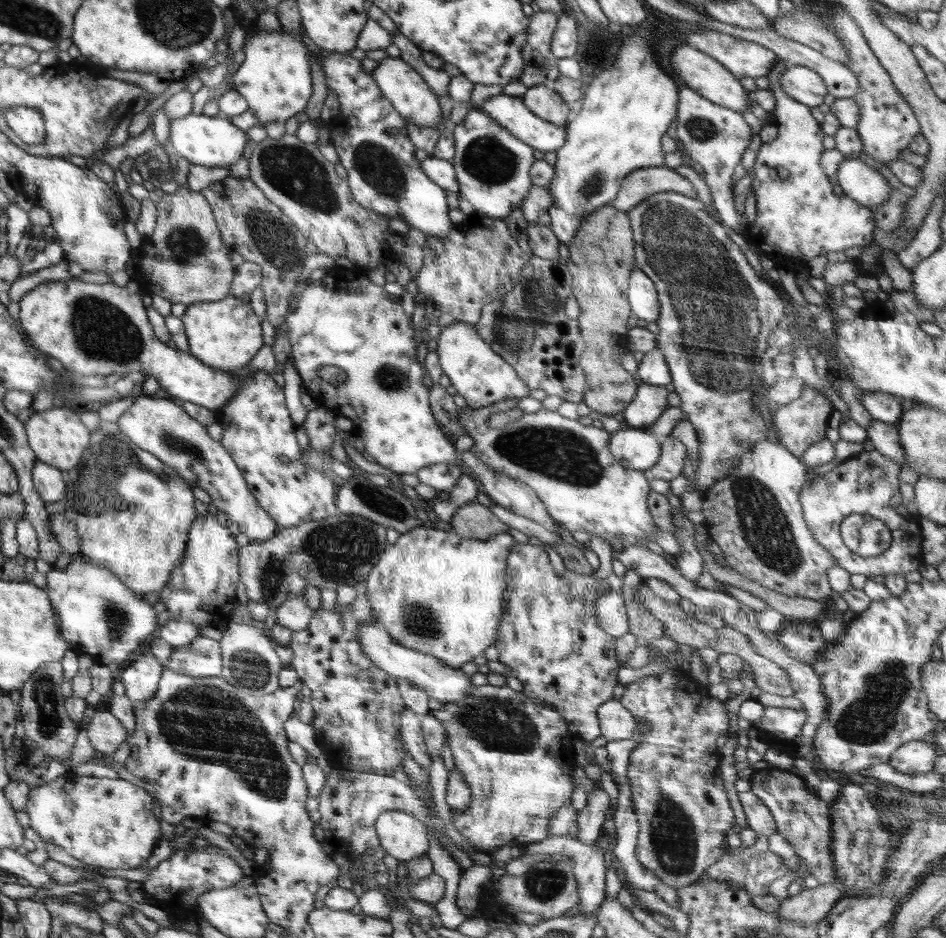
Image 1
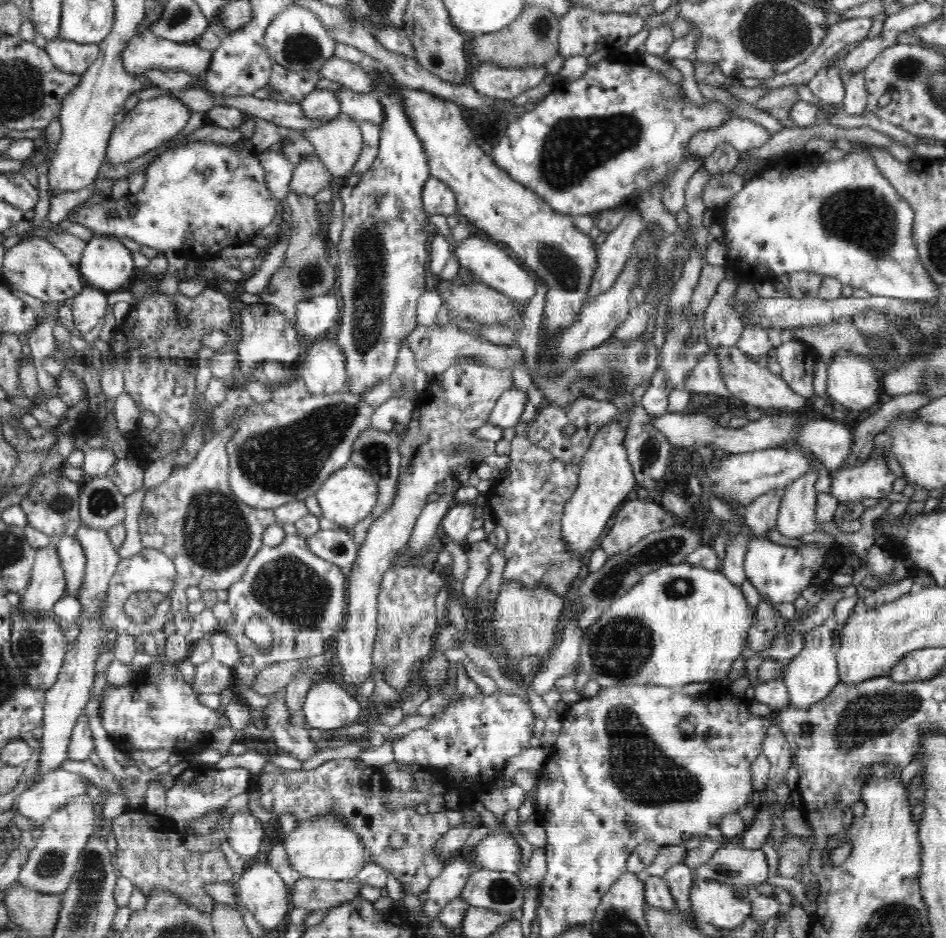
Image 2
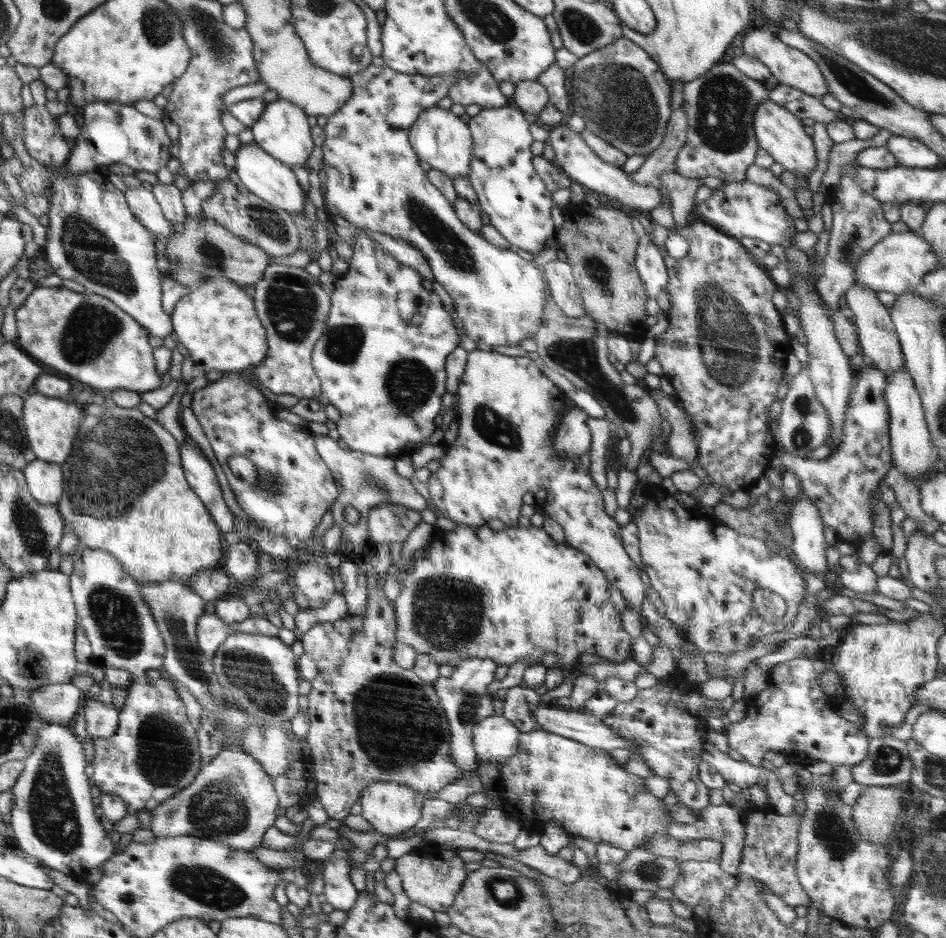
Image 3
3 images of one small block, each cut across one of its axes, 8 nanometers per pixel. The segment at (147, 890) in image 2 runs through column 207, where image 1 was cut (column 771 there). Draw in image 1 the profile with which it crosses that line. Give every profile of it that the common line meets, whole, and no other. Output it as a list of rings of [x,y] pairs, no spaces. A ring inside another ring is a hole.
[[[758,834],[756,843],[750,846],[740,845],[737,848],[728,848],[722,857],[704,871],[704,874],[718,881],[728,881],[744,887],[750,893],[752,905],[760,910],[776,913],[776,910],[780,908],[781,900],[770,893],[770,884],[788,870],[790,868],[782,862],[782,858],[770,852],[768,837]]]

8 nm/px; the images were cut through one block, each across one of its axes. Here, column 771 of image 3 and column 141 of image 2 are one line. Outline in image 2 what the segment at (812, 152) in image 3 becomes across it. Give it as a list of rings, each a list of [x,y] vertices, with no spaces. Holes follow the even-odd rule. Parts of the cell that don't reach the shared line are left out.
[[[160,96],[160,98],[139,102],[113,129],[104,161],[106,163],[127,163],[144,154],[150,154],[154,148],[176,137],[187,125],[190,116],[191,111],[185,106],[185,103],[171,98],[171,96]]]

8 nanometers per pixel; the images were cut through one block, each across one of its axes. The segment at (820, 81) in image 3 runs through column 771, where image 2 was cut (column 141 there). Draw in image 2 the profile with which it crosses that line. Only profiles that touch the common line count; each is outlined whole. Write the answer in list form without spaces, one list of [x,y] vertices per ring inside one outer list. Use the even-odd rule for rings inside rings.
[[[147,27],[141,33],[134,35],[126,44],[126,48],[122,50],[122,64],[127,74],[137,77],[144,74],[146,70],[152,70],[152,68],[164,71],[178,70],[200,77],[209,70],[212,54],[213,51],[204,50],[202,47],[198,47],[195,42],[179,43],[160,38]]]

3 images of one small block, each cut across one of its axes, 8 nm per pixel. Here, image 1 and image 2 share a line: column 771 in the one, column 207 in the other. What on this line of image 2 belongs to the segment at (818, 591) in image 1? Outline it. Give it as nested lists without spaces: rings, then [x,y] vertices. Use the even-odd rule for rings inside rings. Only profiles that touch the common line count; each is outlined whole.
[[[232,421],[221,431],[214,432],[207,437],[204,446],[198,450],[196,458],[171,472],[170,477],[157,487],[147,489],[141,513],[139,514],[139,532],[143,549],[160,550],[173,560],[177,571],[177,586],[171,591],[171,612],[175,617],[174,626],[177,633],[186,637],[194,621],[188,612],[186,590],[198,587],[201,592],[206,590],[228,590],[249,568],[256,552],[264,546],[263,534],[268,525],[276,523],[275,509],[259,509],[243,503],[231,491],[229,485],[229,458],[226,452],[228,440],[236,432],[236,423]]]

